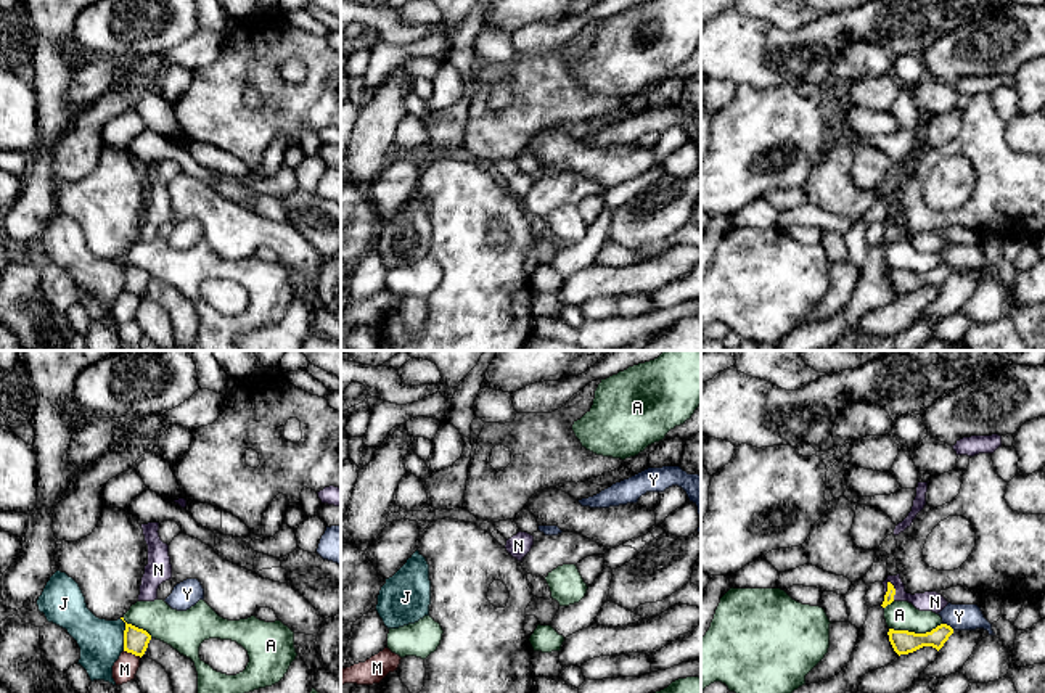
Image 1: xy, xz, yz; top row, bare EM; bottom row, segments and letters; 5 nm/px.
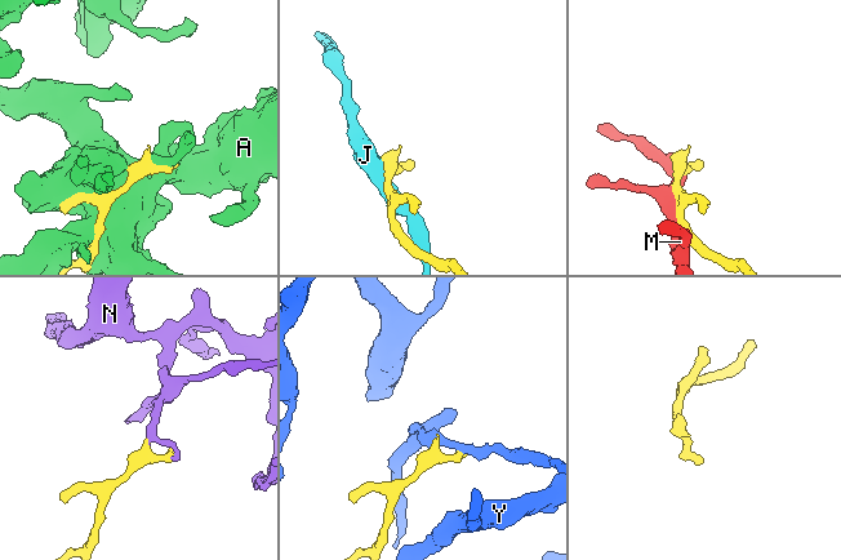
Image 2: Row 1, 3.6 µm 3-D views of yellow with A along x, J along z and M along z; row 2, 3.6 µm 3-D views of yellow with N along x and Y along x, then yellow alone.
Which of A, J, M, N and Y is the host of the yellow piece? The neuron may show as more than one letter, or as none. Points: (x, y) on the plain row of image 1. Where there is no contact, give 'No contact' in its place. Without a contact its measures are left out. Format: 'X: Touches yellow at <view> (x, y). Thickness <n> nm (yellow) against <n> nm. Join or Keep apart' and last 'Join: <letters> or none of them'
A: Touches yellow at yz (913, 272). Thickness 120 nm (yellow) against 140 nm. Keep apart
J: Touches yellow at xy (124, 274). Thickness 130 nm (yellow) against 220 nm. Keep apart
M: Touches yellow at xy (132, 293). Thickness 130 nm (yellow) against 120 nm. Keep apart
N: Touches yellow at yz (894, 230). Thickness 50 nm (yellow) against 100 nm. Join
Y: Touches yellow at yz (949, 266). Thickness 120 nm (yellow) against 130 nm. Keep apart
Join: N

